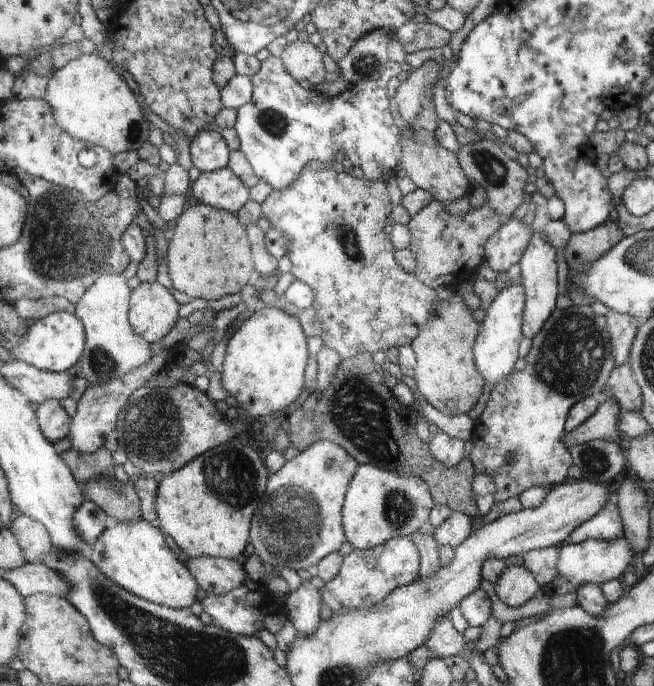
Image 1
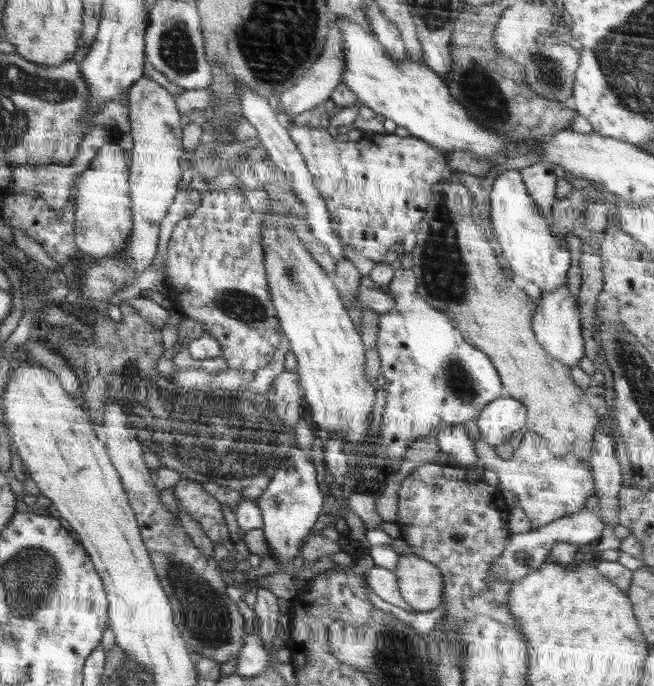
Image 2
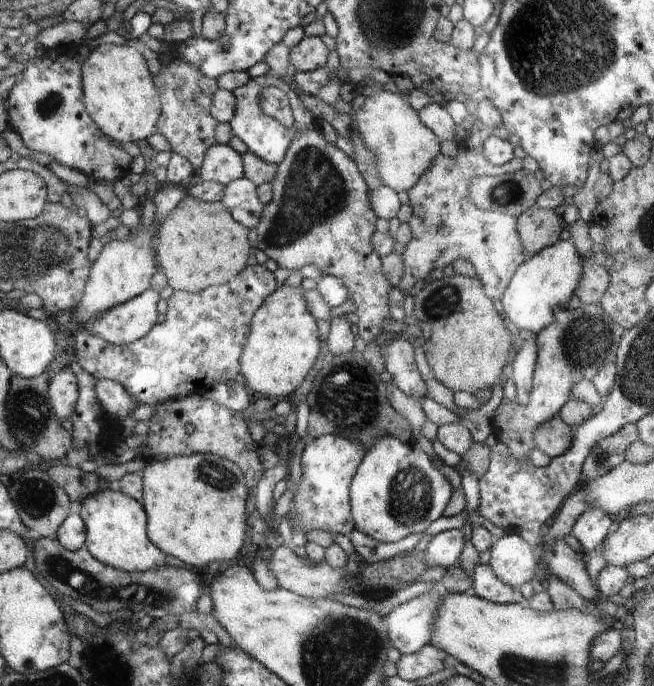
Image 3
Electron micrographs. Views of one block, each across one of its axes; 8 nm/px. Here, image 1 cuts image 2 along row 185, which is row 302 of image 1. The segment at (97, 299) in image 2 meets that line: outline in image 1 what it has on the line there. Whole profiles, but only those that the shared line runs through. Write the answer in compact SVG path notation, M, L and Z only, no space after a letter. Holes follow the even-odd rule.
M142 282L132 290L131 326L148 343L163 340L178 320L178 302L156 282Z

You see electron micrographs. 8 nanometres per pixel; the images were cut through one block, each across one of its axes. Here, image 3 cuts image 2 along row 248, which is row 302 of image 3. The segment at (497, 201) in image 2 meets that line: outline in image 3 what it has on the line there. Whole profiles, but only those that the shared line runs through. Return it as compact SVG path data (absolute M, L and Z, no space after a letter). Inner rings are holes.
M560 239L554 246L533 254L519 266L518 272L500 298L502 312L509 324L518 332L522 328L537 333L555 321L556 309L564 309L575 294L583 276L583 263L575 243L570 239Z

